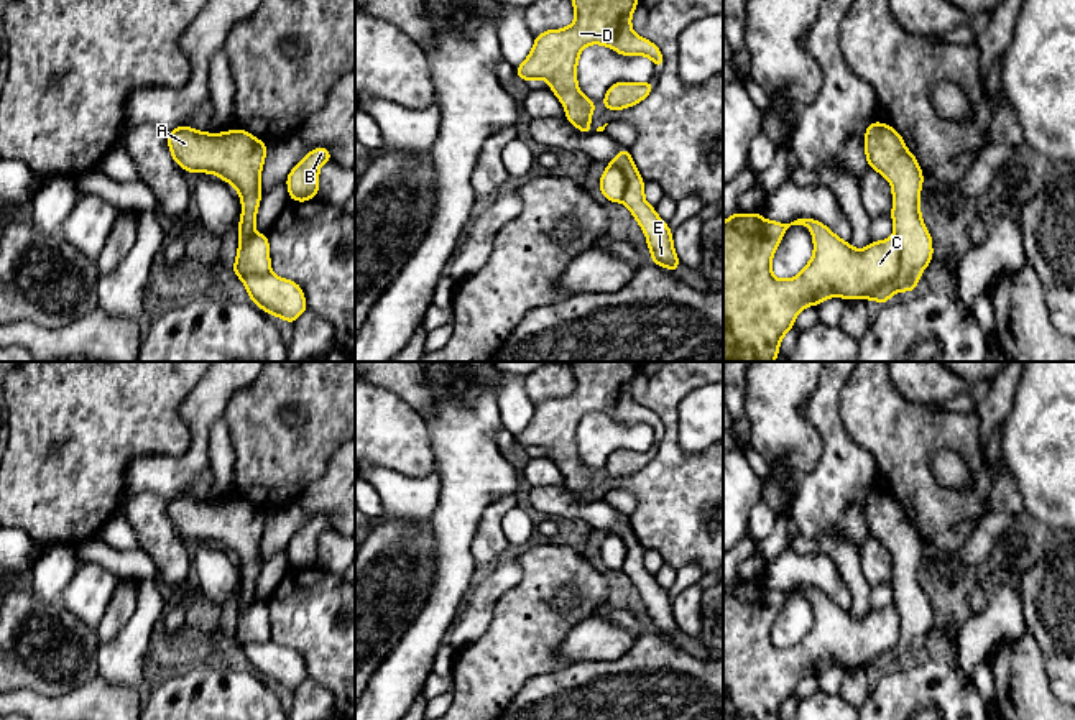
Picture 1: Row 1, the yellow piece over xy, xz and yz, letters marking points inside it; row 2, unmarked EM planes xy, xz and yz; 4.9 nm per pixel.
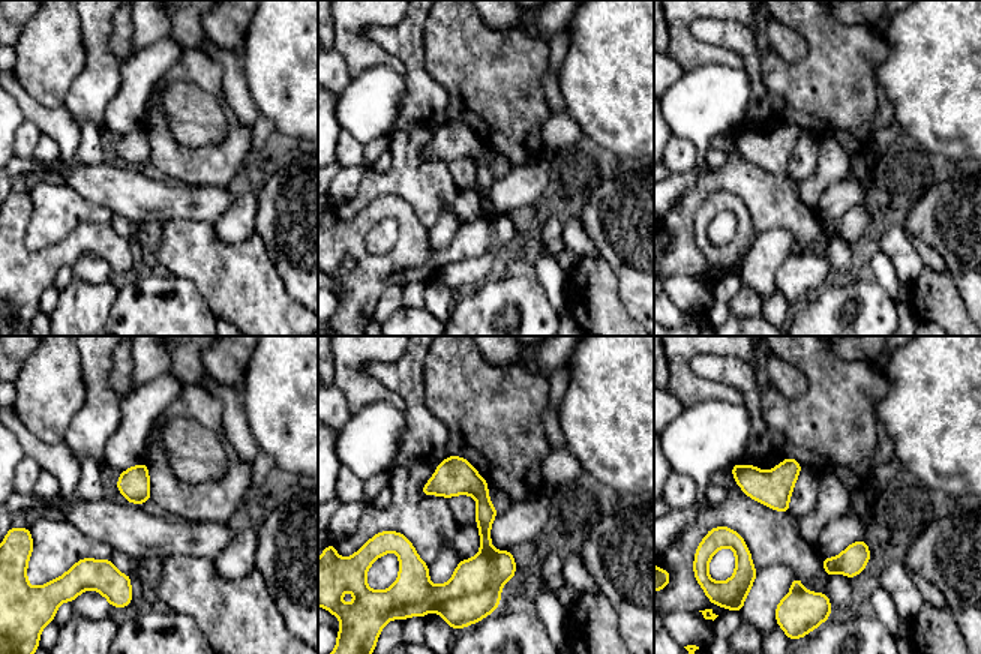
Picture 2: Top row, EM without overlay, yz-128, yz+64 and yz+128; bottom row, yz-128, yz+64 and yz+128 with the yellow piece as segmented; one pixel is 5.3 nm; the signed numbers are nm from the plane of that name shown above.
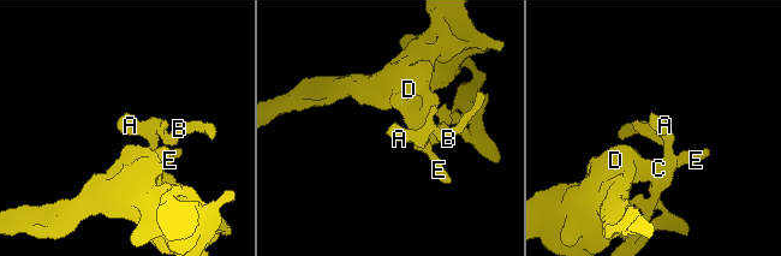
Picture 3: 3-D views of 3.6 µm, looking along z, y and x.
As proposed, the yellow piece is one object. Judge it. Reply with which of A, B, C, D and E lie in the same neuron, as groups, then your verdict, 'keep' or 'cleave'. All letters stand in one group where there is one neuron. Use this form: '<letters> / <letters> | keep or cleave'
A B / C D E | cleave

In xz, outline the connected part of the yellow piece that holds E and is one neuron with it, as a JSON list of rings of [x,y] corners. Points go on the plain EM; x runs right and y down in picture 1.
[[[623,516],[610,533],[620,536],[626,544],[626,559],[621,570],[646,602],[653,631],[676,641],[681,630],[674,620],[672,600],[667,590],[656,582],[656,577],[644,569],[644,549],[631,528],[630,518]]]

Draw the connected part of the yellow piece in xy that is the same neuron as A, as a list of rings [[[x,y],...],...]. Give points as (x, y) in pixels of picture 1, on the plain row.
[[[179,493],[168,503],[173,528],[186,541],[210,541],[233,552],[242,567],[238,615],[255,603],[258,572],[263,564],[260,542],[266,526],[266,511],[245,498],[204,501]]]

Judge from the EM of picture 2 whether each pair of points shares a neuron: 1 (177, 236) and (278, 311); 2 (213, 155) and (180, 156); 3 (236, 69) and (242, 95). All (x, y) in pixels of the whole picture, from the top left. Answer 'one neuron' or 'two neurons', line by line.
1: one neuron
2: one neuron
3: one neuron

